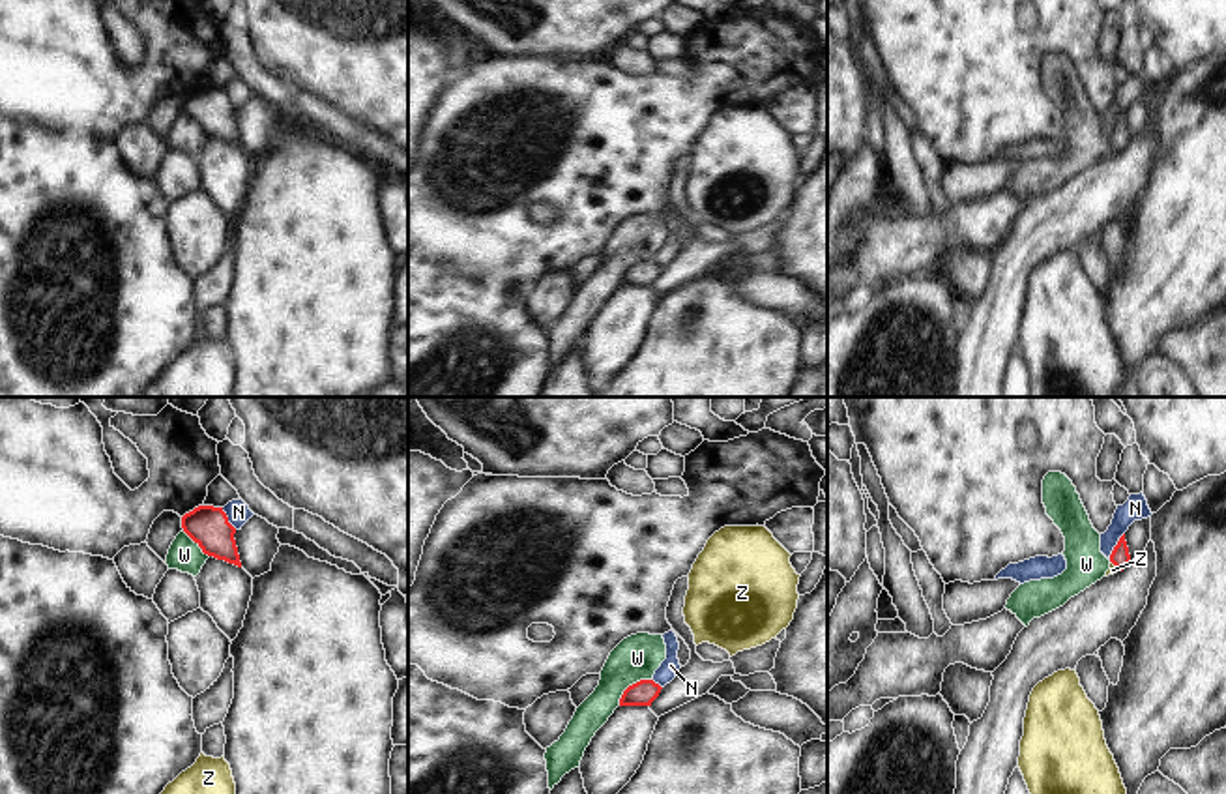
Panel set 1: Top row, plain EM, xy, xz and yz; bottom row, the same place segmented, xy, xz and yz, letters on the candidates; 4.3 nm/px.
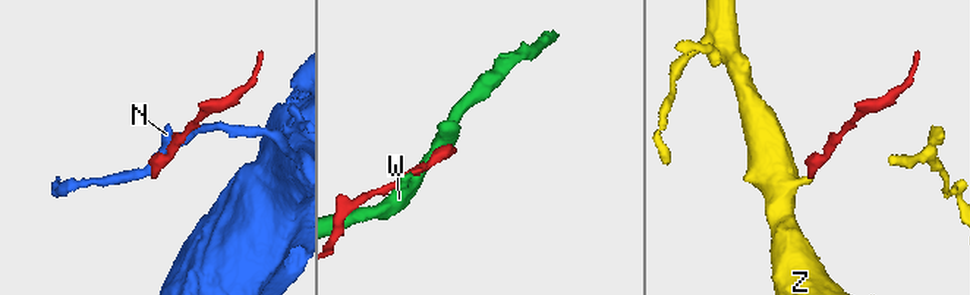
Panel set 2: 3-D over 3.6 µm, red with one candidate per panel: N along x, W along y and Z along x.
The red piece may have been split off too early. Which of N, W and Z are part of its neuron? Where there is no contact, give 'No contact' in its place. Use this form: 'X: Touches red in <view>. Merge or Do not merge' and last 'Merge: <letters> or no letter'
N: Touches red in yz. Do not merge
W: Touches red in xz. Do not merge
Z: Touches red in yz. Merge
Merge: Z

